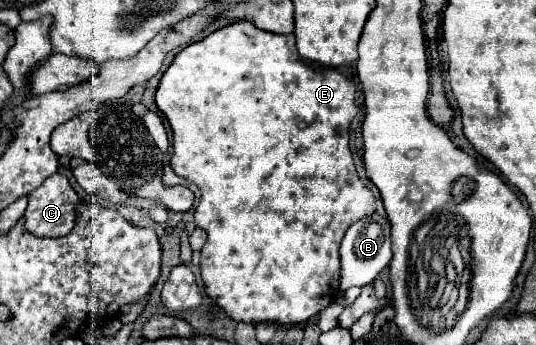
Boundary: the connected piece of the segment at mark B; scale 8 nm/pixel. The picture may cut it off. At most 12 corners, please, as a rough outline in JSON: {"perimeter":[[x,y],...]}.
{"perimeter":[[355,221],[341,243],[341,289],[389,265],[389,221]]}

